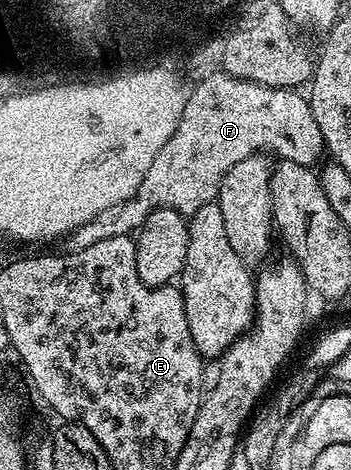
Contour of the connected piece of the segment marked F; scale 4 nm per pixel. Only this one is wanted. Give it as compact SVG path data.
M212 71L201 77L204 78L197 85L195 82L191 86L188 102L182 111L182 119L174 135L170 135L162 151L154 155L154 163L150 163L150 171L146 171L138 191L130 199L114 207L108 207L94 219L82 223L82 227L67 234L66 242L68 241L69 250L94 247L94 243L102 243L102 239L135 234L144 226L144 222L155 209L173 209L186 219L191 217L194 211L198 211L198 207L206 207L219 198L222 179L226 179L226 171L230 171L234 163L242 163L242 159L259 154L261 151L267 151L269 154L280 153L276 155L283 160L309 167L315 166L317 164L315 161L320 156L325 156L322 131L318 131L318 119L314 119L314 111L305 94L303 97L296 89L276 89L275 86L266 87L253 81L243 81L223 71Z

